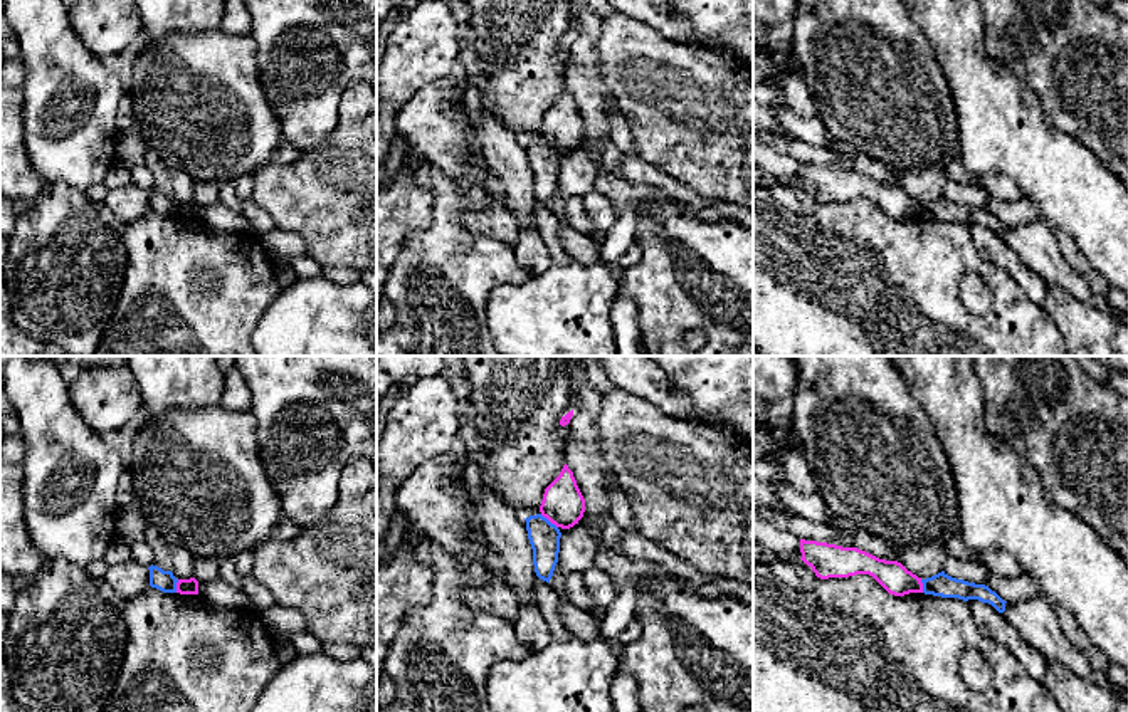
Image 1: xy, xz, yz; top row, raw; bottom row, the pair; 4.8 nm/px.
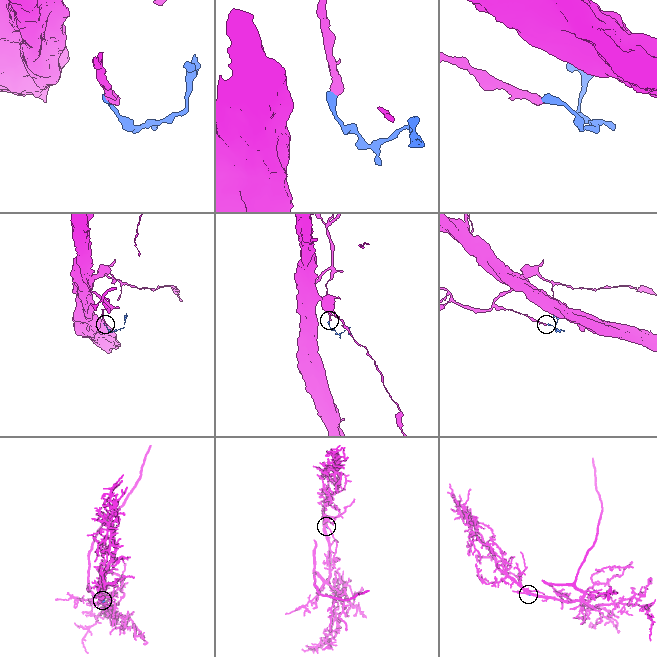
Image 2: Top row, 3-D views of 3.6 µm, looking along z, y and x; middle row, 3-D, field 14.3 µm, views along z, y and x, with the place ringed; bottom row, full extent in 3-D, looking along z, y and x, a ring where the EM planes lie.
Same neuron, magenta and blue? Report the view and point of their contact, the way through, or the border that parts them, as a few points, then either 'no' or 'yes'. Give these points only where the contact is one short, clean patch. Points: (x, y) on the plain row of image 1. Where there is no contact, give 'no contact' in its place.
contact xz (548, 143); border xz (540, 138), (557, 151); no

